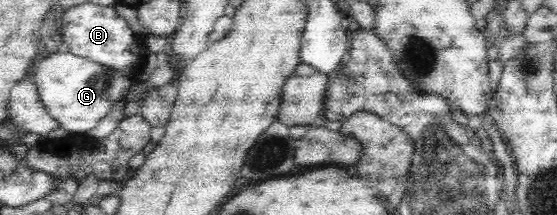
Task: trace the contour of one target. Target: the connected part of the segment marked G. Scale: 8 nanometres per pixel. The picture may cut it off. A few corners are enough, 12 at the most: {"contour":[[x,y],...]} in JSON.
{"contour":[[59,49],[34,85],[70,134],[89,134],[131,79]]}

